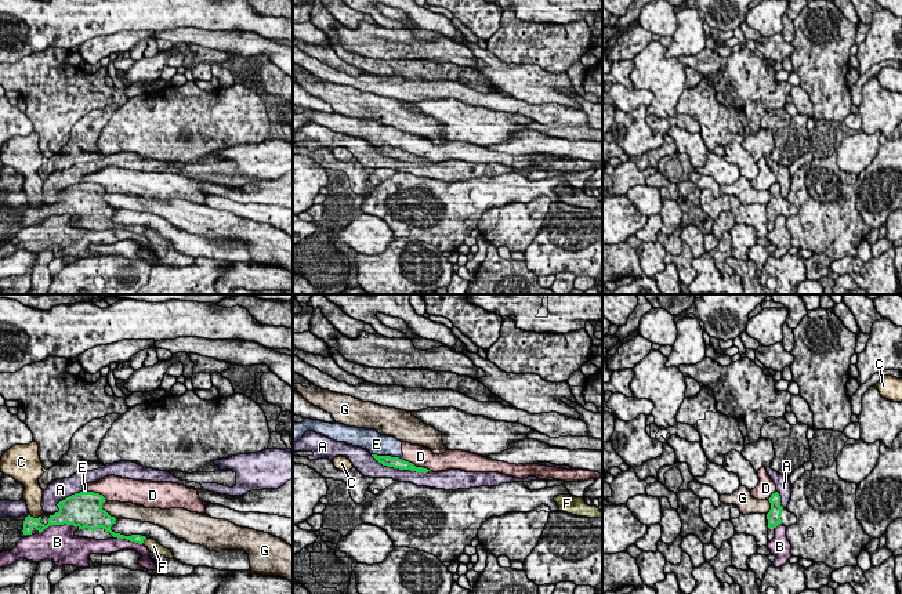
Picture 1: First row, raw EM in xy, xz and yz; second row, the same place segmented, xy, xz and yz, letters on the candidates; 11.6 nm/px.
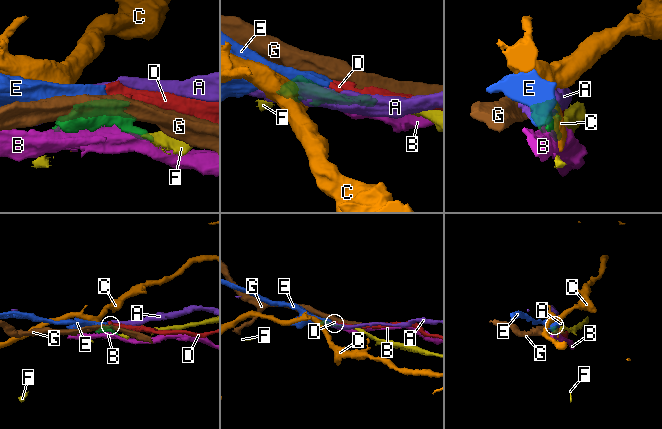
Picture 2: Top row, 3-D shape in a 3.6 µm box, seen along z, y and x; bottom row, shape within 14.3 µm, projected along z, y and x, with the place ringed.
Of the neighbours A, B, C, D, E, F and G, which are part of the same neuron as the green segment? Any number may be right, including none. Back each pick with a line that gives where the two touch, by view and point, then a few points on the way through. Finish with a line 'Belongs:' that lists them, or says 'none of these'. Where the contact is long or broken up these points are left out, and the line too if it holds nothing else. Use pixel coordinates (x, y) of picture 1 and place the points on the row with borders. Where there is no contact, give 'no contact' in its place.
Belongs: none of these

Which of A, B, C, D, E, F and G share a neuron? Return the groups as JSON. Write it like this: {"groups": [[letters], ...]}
{"groups": [["A"], ["B"], ["C"], ["D", "E"], ["F"], ["G"]]}

